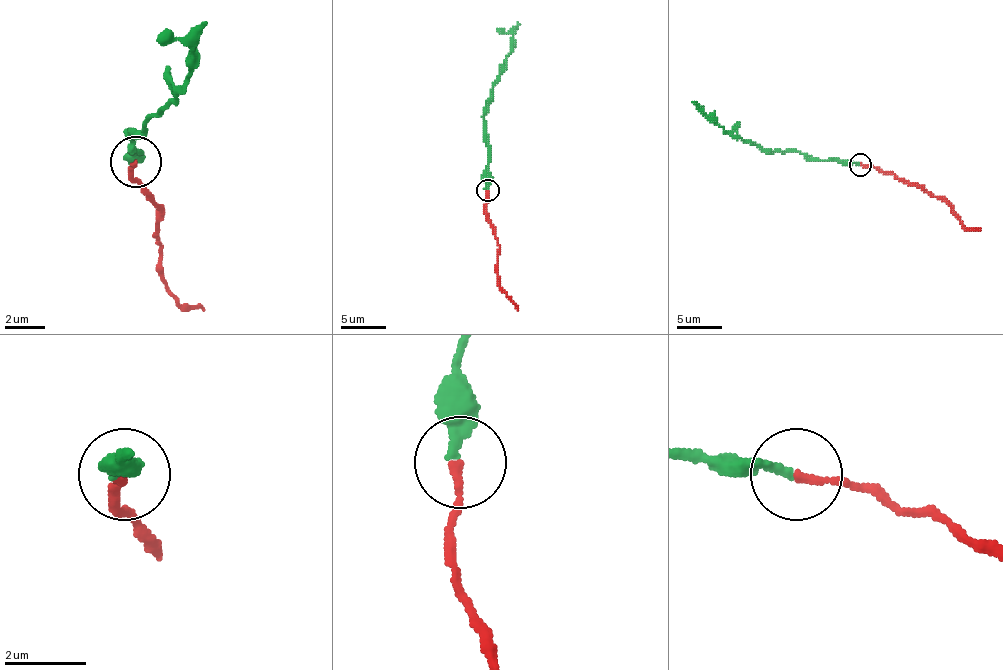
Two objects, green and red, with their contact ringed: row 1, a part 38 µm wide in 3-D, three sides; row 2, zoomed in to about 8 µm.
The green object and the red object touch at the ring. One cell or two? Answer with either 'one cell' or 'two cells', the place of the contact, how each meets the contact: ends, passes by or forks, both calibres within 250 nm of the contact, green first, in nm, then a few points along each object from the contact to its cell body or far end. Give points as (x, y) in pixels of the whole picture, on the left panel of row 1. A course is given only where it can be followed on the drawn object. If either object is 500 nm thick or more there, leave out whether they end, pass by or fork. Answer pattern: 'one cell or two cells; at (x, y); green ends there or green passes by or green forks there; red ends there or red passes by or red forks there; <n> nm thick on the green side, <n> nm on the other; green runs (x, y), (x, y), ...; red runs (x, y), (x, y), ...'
one cell; at (135, 161); green ends there; red ends there; 220 nm thick on the green side, 180 nm on the other; green runs (132, 163), (137, 153), (127, 132), (142, 132), (177, 97), (192, 52), (157, 36); red runs (137, 163), (137, 178), (162, 208), (157, 233), (162, 284), (182, 304), (202, 309)

